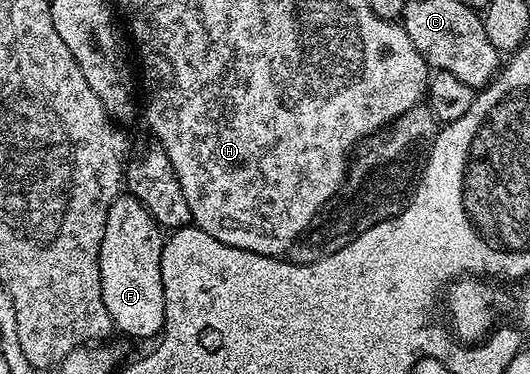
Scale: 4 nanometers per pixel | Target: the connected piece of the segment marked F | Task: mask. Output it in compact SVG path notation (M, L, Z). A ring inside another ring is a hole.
M129 192L119 193L115 198L112 208L108 208L108 220L104 228L104 236L100 244L100 280L102 281L102 295L104 308L108 308L108 316L115 327L118 326L124 333L132 338L150 338L161 335L162 325L166 317L164 308L164 284L162 283L162 269L160 256L164 241L163 227L152 218L144 208L139 198Z

